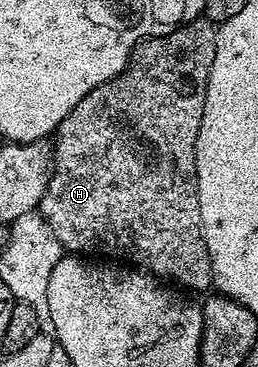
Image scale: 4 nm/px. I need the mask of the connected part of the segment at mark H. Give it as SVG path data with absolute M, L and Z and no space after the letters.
M198 19L189 22L188 25L181 25L175 31L171 31L167 35L162 37L147 37L145 40L140 41L137 46L133 48L133 54L129 57L129 65L121 72L118 77L111 79L107 83L103 83L99 87L95 87L95 91L91 91L83 99L79 99L79 103L73 108L72 111L67 114L63 119L63 123L58 127L55 134L55 140L52 142L51 152L53 155L53 173L49 177L49 182L45 188L45 194L41 199L39 206L39 214L45 221L46 226L53 232L55 239L61 245L62 250L69 255L96 255L101 259L117 259L113 257L122 257L122 262L128 263L130 266L136 267L158 279L162 282L168 283L173 287L180 287L182 290L194 289L195 292L204 294L206 290L212 286L213 272L211 271L211 259L209 258L209 252L205 246L205 240L201 238L201 220L199 219L199 195L197 194L197 172L195 171L195 139L199 135L199 123L203 123L203 103L205 102L205 96L207 95L207 83L209 82L209 76L211 75L211 63L215 63L215 43L217 42L217 25L208 19Z

